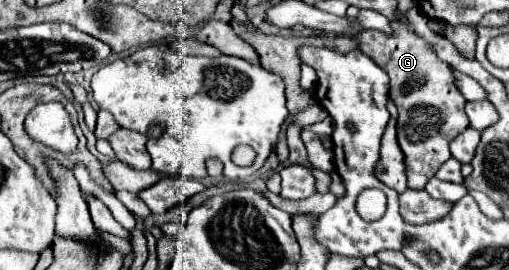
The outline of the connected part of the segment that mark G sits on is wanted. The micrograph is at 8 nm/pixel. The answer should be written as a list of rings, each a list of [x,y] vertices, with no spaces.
[[[391,22],[395,28],[393,36],[379,30],[357,32],[359,48],[375,64],[379,64],[391,78],[391,98],[399,110],[397,118],[397,140],[405,150],[407,164],[407,186],[425,188],[429,178],[451,158],[449,142],[469,128],[465,114],[465,98],[453,84],[451,68],[433,56],[433,50],[401,22]]]

